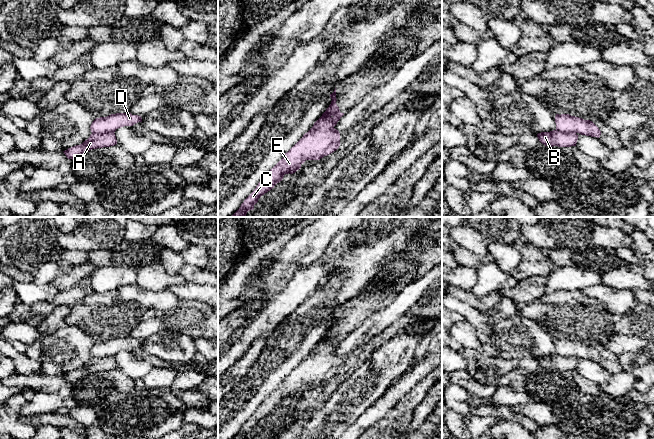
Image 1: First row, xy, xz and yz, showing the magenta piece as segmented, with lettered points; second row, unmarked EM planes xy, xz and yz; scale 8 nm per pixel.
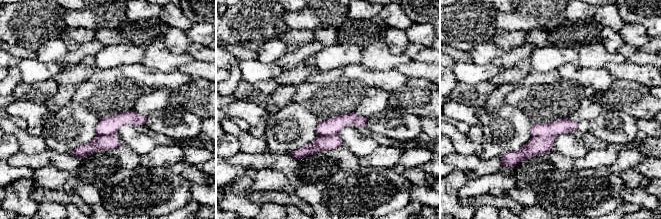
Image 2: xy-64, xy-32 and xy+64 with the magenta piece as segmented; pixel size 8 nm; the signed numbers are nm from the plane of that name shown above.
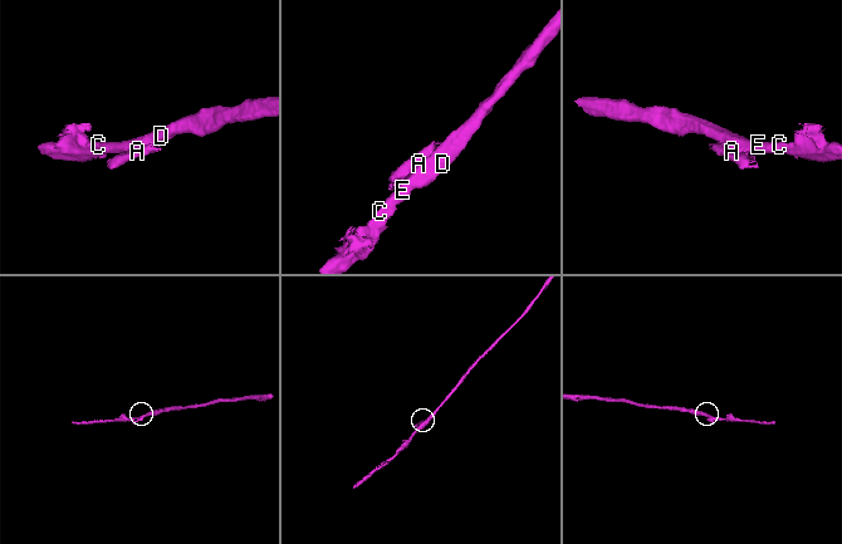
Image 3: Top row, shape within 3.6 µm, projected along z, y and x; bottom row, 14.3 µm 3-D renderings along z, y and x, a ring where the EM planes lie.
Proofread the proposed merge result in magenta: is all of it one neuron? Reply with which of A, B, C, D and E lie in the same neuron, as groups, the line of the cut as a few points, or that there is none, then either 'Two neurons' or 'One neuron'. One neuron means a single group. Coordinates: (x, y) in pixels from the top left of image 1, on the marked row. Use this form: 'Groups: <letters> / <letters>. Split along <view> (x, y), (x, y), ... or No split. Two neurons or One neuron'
Groups: A B / C D E. Split along xz (322, 115), (327, 115), (331, 119), (332, 124), (336, 123). Two neurons

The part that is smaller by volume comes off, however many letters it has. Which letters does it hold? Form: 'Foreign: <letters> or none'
Foreign: A, B

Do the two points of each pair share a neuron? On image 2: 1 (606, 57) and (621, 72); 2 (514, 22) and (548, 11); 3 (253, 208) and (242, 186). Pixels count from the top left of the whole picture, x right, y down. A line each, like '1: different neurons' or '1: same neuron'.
1: different neurons
2: same neuron
3: same neuron

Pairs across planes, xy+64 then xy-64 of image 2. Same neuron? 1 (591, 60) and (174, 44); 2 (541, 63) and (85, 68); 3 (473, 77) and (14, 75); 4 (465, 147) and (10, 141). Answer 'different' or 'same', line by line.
1: different
2: different
3: different
4: different

